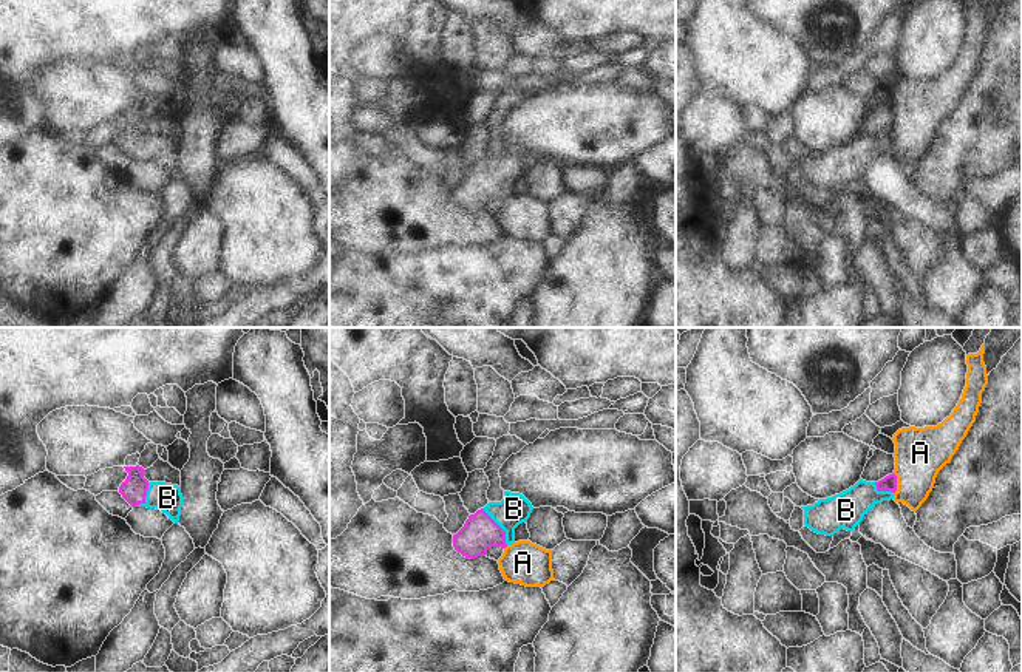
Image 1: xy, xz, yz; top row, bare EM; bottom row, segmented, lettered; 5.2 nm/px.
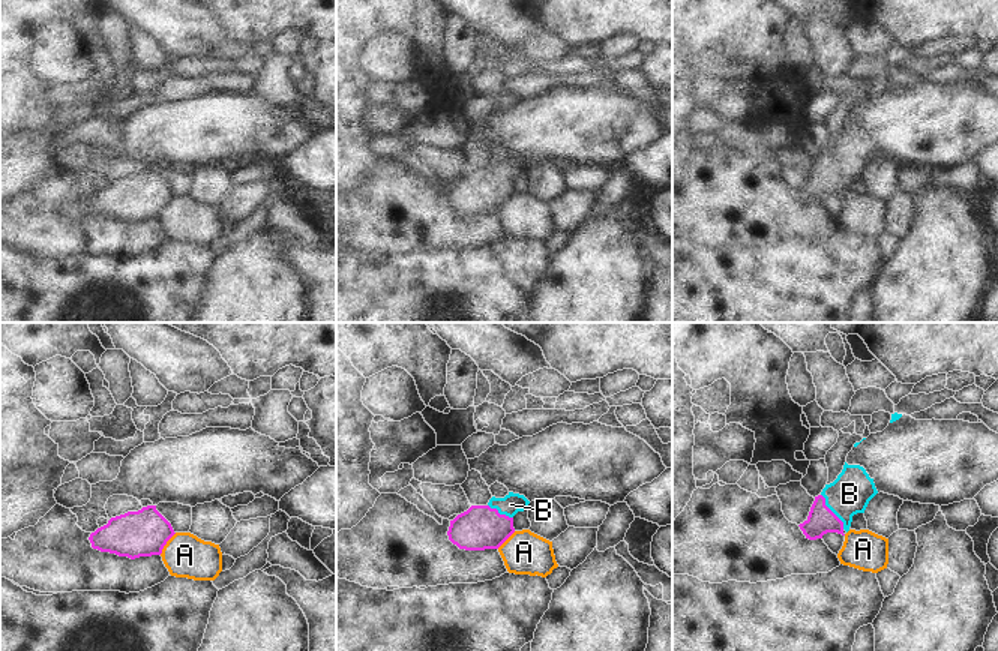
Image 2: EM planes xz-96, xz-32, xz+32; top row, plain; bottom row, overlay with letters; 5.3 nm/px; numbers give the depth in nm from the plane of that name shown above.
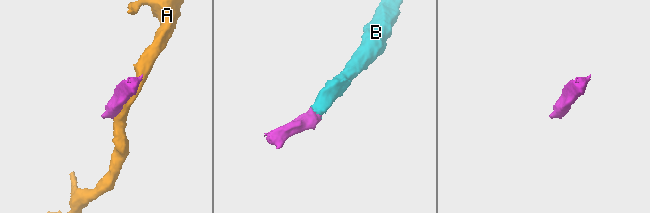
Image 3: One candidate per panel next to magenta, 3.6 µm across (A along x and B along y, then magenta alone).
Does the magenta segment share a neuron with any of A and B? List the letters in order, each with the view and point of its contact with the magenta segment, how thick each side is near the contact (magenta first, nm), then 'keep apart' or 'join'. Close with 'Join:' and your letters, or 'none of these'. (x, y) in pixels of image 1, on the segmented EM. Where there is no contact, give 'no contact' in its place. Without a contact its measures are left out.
A: meets magenta in yz at (895, 484); 80 nm thick on the magenta side, 280 nm on the other; keep apart
B: meets magenta in xz at (500, 527); 190 nm thick on the magenta side, 160 nm on the other; join
Join: B

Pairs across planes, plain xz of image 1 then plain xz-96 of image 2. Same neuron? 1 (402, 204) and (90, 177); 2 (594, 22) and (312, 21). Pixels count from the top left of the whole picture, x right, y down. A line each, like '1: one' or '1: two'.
1: two
2: one

